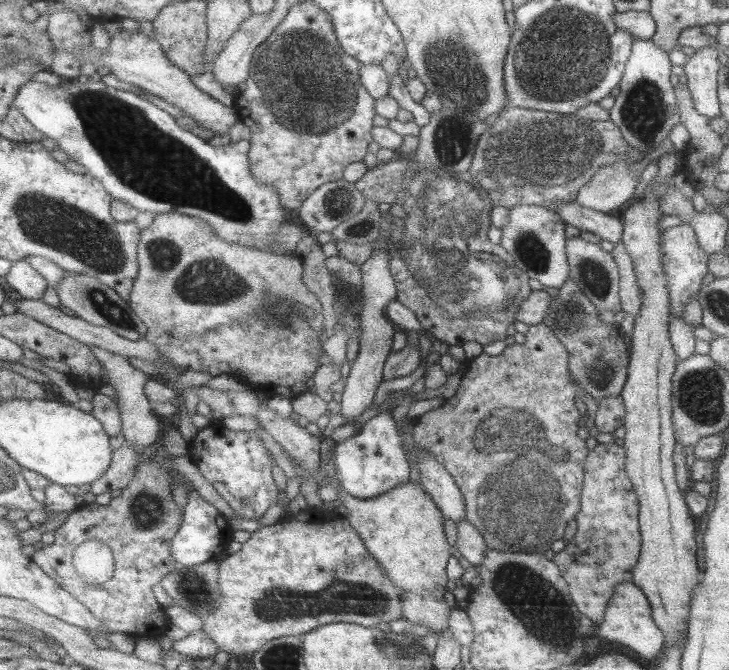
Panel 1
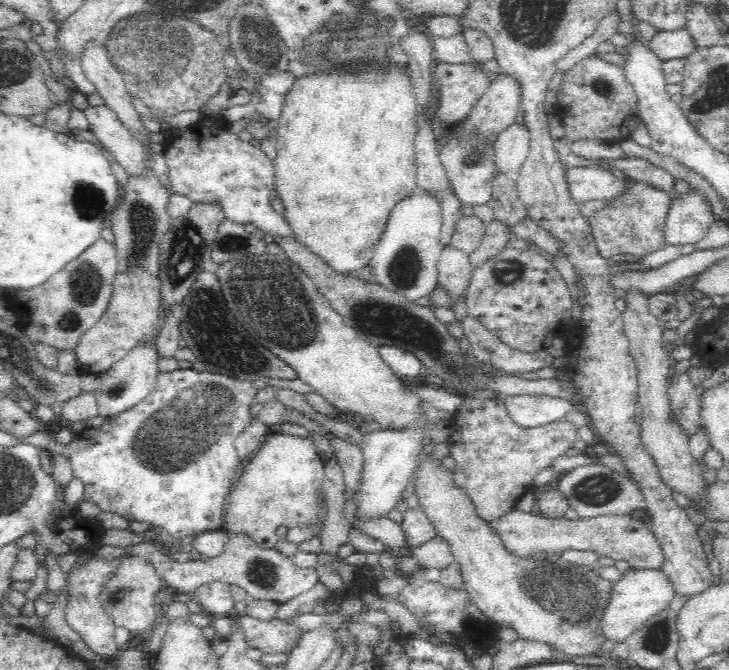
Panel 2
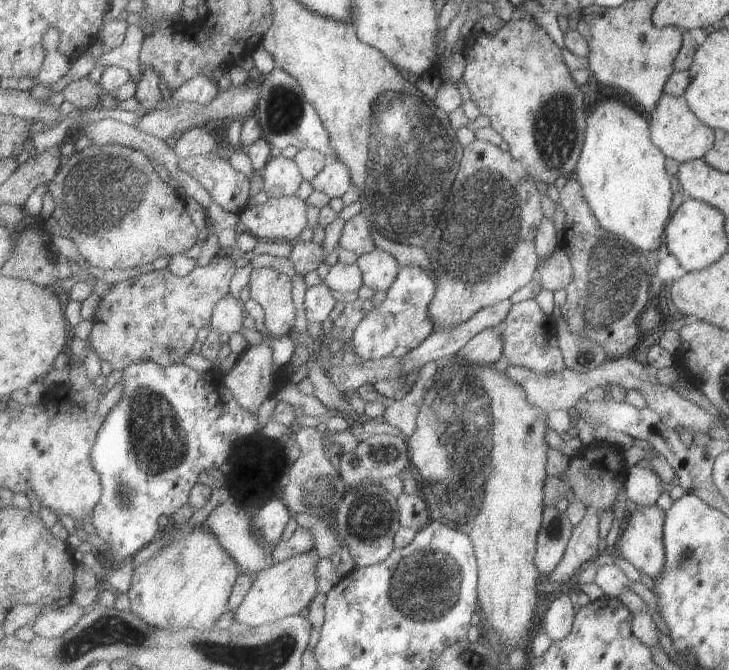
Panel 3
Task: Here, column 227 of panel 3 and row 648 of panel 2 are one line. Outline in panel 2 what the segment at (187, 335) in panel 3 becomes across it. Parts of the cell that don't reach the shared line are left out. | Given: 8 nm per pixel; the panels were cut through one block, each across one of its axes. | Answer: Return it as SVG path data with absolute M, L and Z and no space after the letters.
M242 614L237 619L244 627L248 648L257 648L264 654L292 654L306 634L302 628L298 628L296 622L284 622L278 617L262 622Z

